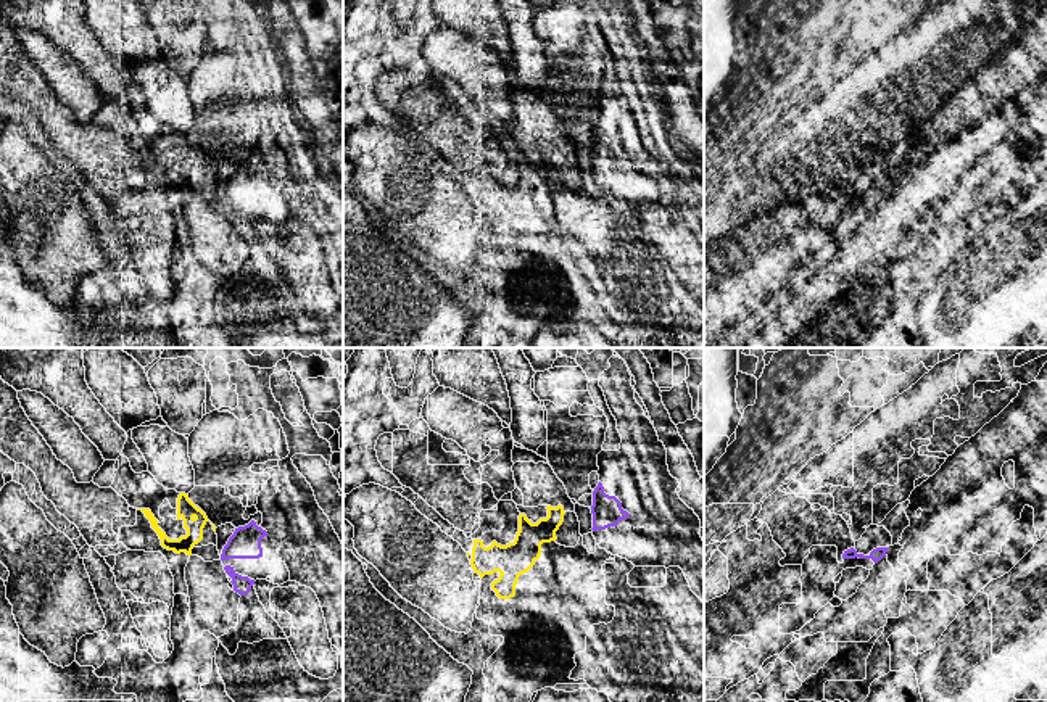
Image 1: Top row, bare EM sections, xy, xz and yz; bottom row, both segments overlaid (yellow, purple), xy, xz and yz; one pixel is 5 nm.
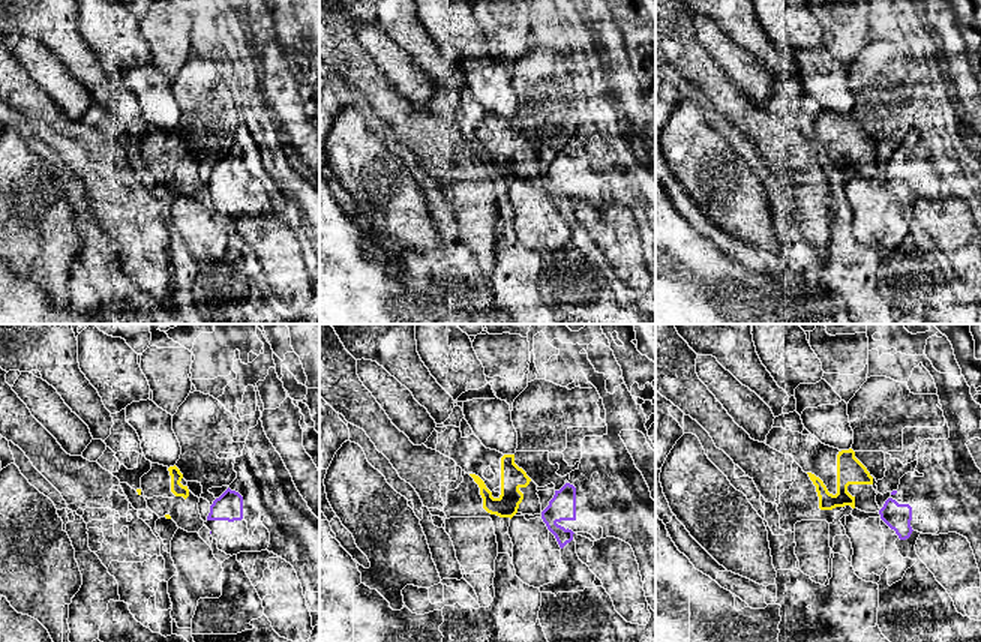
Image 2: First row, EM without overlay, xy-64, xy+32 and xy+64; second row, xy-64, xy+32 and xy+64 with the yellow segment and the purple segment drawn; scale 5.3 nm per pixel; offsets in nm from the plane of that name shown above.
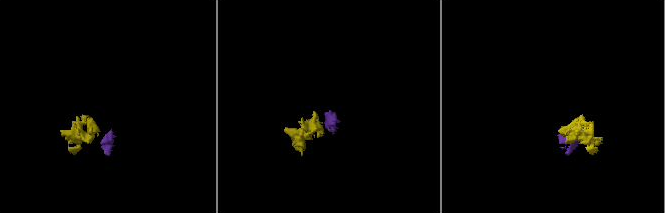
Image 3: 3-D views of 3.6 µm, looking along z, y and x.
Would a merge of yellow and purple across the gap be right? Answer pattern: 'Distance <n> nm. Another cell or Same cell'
Distance 80 nm. Another cell

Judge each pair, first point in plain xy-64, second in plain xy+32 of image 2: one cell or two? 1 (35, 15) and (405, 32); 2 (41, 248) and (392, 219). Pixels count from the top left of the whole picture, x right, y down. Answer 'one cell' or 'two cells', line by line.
1: one cell
2: one cell

